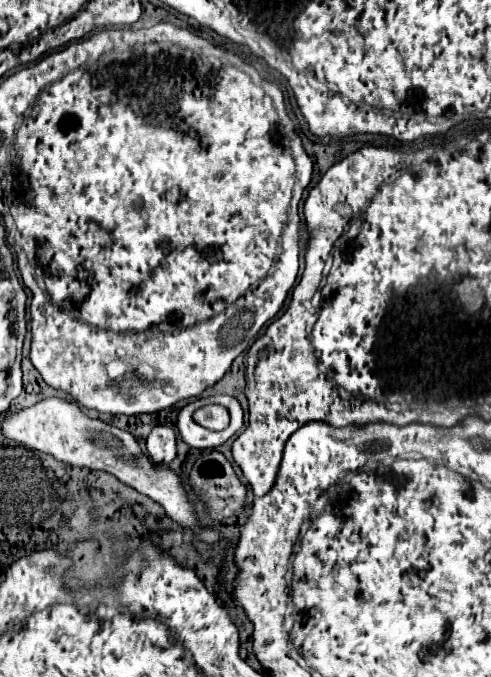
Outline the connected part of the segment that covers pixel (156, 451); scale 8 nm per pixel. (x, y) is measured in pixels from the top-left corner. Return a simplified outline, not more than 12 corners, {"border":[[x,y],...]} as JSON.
{"border":[[156,426],[146,440],[154,464],[176,456],[176,432]]}

